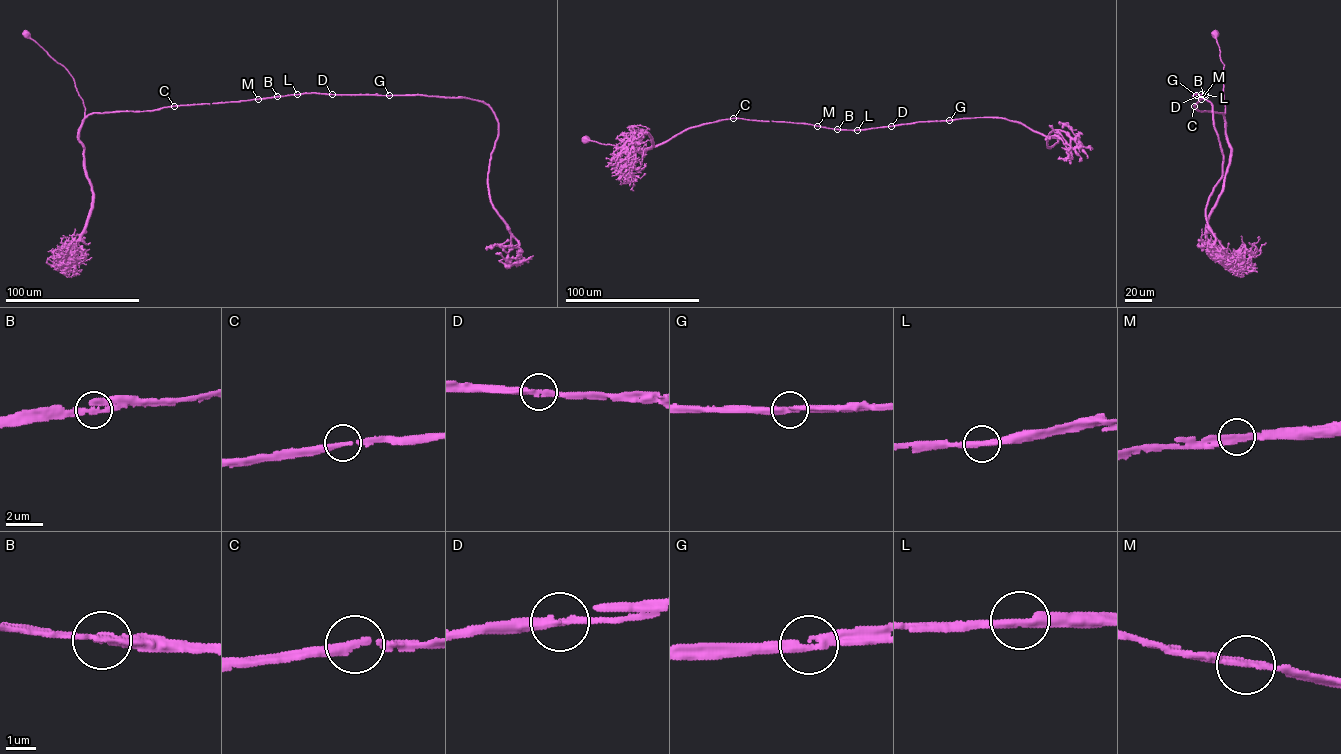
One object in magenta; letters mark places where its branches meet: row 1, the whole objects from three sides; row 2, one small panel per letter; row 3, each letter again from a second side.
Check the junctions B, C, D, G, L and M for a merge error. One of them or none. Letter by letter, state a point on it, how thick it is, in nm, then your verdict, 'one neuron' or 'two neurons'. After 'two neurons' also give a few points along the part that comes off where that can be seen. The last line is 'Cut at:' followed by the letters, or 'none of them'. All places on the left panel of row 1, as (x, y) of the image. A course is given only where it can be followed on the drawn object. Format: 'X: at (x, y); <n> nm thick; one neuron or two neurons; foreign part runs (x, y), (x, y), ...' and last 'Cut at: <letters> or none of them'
B: at (277, 96); 320 nm thick; one neuron
C: at (174, 106); 260 nm thick; one neuron
D: at (332, 94); 280 nm thick; one neuron
G: at (389, 95); 320 nm thick; one neuron
L: at (297, 94); 300 nm thick; one neuron
M: at (258, 99); 280 nm thick; one neuron
Cut at: none of them

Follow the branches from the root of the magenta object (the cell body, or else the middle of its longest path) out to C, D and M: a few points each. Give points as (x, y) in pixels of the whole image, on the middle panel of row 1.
C: (586, 139), (621, 148), (644, 149), (694, 126), (733, 118)
D: (586, 139), (621, 148), (644, 149), (694, 126), (733, 118), (848, 130), (891, 126)
M: (586, 139), (621, 148), (644, 149), (694, 126), (733, 118), (817, 126)

